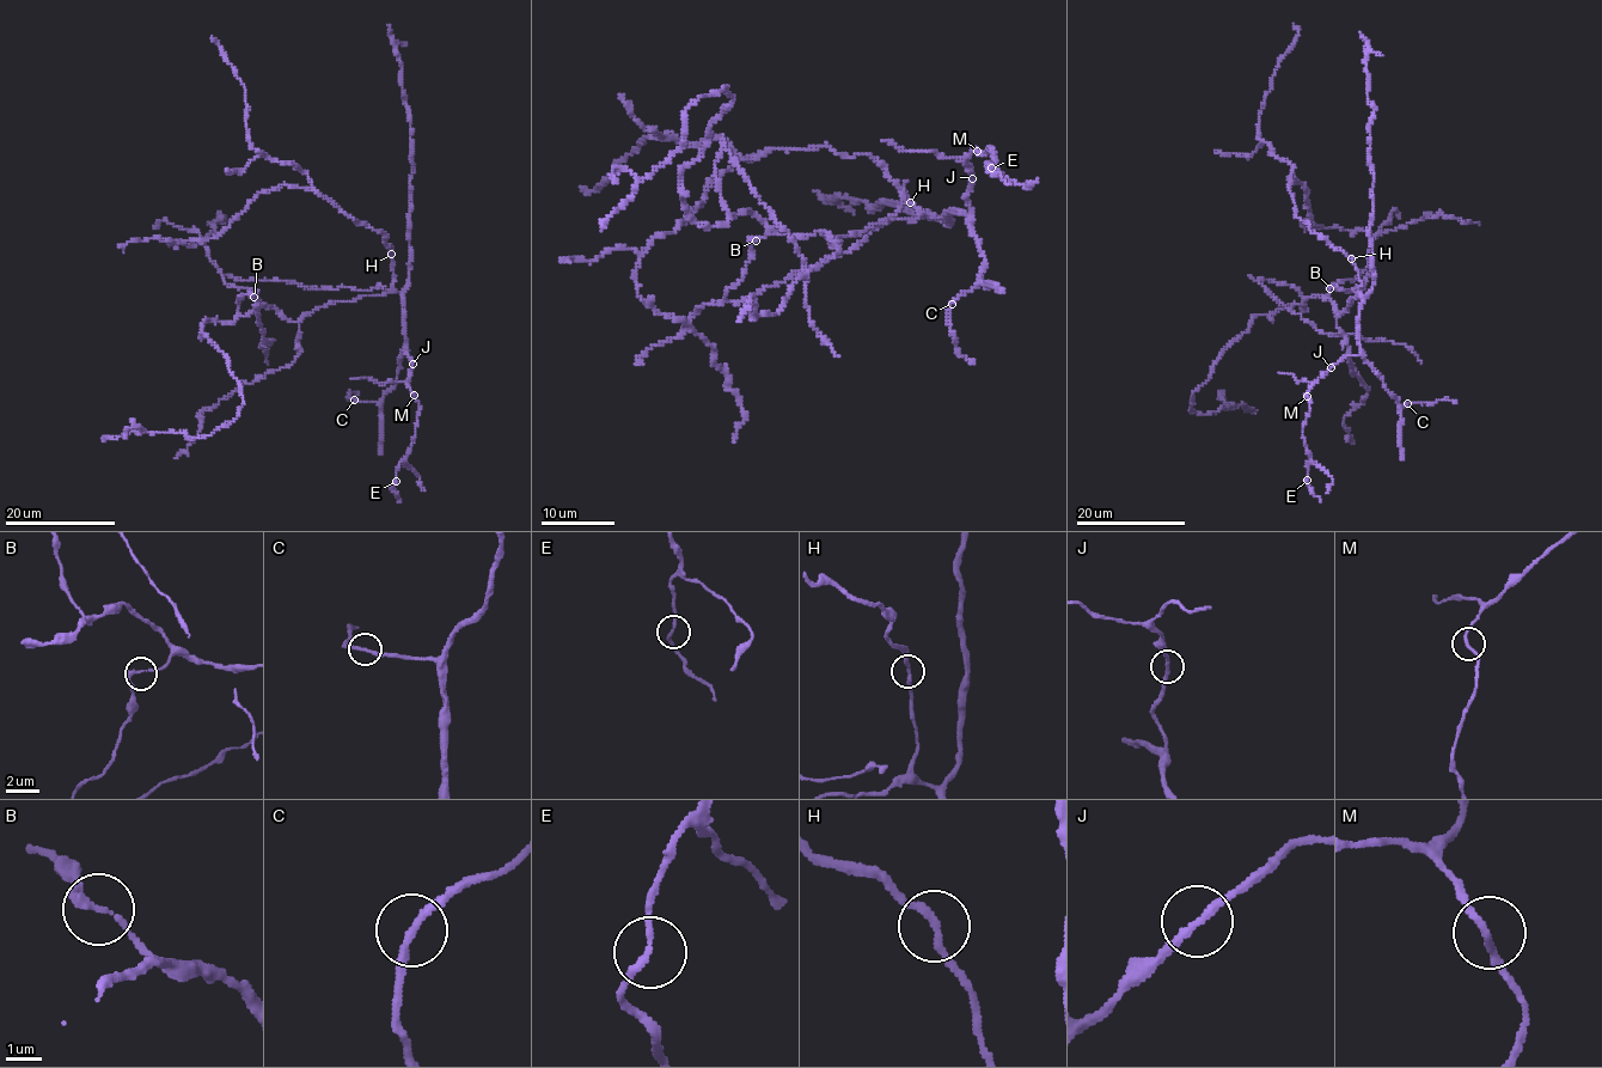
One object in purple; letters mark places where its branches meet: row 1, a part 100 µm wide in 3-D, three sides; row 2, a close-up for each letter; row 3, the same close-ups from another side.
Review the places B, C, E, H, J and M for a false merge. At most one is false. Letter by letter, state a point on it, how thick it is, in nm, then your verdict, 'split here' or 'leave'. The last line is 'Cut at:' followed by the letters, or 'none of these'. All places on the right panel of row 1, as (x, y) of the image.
B: at (1330, 288); 200 nm thick; leave
C: at (1407, 403); 200 nm thick; leave
E: at (1307, 480); 180 nm thick; leave
H: at (1351, 258); 200 nm thick; leave
J: at (1331, 367); 200 nm thick; leave
M: at (1307, 396); 190 nm thick; leave
Cut at: none of these

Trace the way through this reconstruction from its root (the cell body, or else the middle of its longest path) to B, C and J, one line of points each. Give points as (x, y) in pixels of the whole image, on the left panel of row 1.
B: (322, 307), (291, 321), (254, 297)
C: (322, 307), (386, 292), (397, 291), (402, 297), (405, 349), (393, 386), (377, 403), (354, 400)
J: (322, 307), (366, 294), (397, 291), (402, 297), (407, 353), (413, 364)

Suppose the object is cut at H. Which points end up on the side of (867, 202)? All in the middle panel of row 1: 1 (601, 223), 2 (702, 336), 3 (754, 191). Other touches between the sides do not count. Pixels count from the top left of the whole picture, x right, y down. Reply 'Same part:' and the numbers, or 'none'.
Same part: 1, 3

